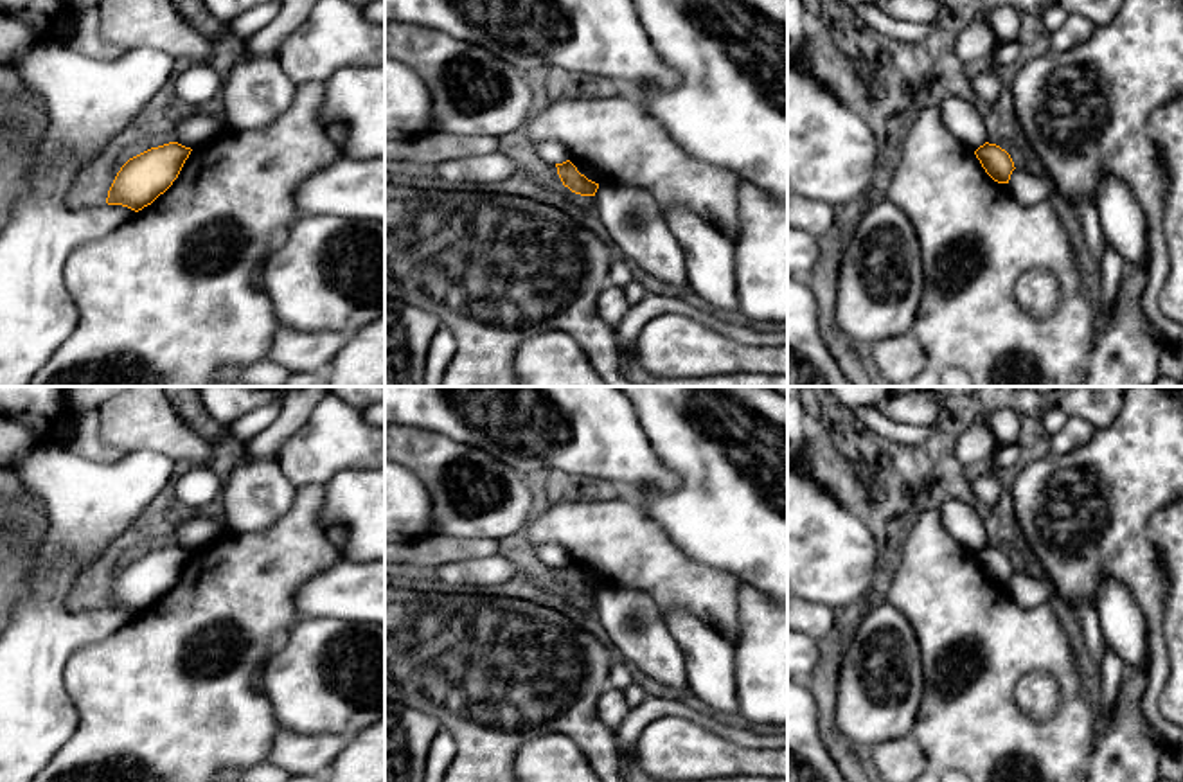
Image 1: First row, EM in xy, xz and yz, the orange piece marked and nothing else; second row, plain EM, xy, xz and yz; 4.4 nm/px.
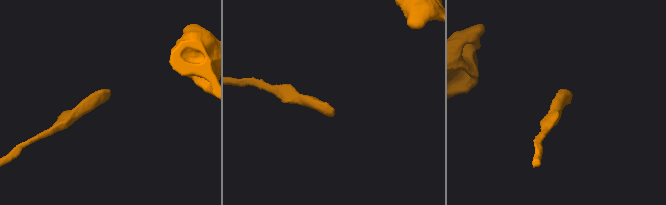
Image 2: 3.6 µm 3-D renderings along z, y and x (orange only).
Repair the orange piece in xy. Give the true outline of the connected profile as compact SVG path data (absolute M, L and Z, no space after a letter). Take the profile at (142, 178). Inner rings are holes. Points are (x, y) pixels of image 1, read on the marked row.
M169 142L129 158L117 173L106 203L135 212L151 205L178 178L191 151L178 142Z

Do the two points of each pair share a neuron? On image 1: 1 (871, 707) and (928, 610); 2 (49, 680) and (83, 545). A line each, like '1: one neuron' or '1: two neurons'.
1: two neurons
2: one neuron

